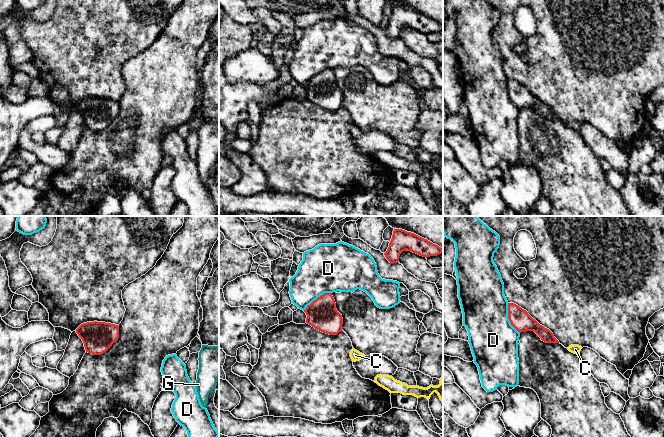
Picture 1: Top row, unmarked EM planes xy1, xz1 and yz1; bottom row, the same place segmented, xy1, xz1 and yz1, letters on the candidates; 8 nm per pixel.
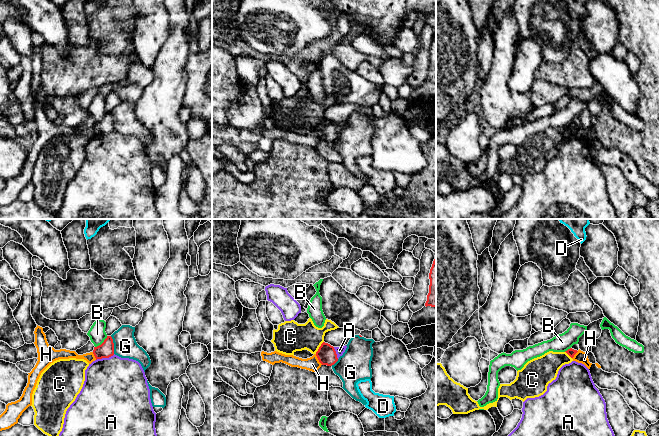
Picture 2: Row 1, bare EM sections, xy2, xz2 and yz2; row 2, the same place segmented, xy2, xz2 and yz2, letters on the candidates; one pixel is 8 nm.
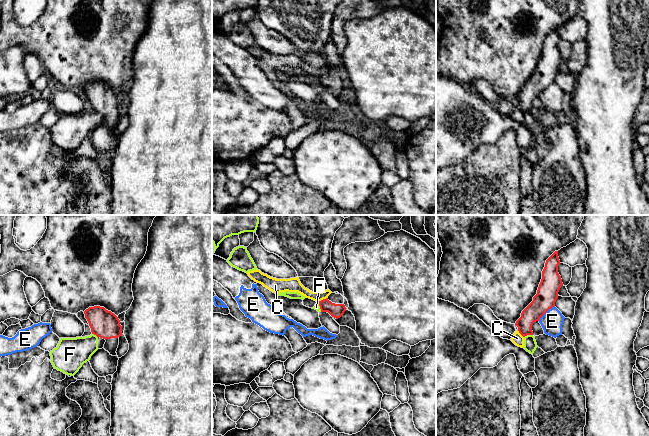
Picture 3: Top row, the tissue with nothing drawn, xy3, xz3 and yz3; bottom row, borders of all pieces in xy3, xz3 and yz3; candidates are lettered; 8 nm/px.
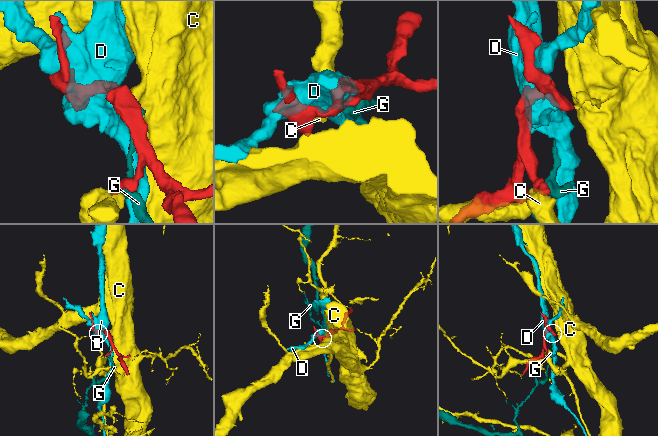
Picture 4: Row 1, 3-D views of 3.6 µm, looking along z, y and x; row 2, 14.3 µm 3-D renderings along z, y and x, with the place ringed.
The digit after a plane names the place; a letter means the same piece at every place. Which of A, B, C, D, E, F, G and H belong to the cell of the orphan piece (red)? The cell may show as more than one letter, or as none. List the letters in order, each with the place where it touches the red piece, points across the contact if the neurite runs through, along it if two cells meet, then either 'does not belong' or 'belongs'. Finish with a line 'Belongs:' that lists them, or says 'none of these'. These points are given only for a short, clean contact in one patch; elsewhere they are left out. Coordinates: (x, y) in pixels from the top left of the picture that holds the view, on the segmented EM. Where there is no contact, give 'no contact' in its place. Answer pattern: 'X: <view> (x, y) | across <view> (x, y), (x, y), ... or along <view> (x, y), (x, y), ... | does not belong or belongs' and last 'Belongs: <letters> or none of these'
A: xy2 (105, 357) | along xy2 (114, 354), (96, 360) | does not belong
B: xy2 (102, 343) | along xy2 (107, 336), (95, 347) | does not belong
C: xz2 (319, 347) | does not belong
D: yz1 (508, 318) | does not belong
E: yz3 (546, 311) | along yz3 (554, 305), (538, 320) | does not belong
F: yz3 (528, 334) | along yz3 (532, 334), (527, 334), (524, 337) | does not belong
G: xy2 (113, 345) | along xy2 (110, 336), (113, 342), (114, 353) | does not belong
H: xz2 (318, 359) | along xz2 (315, 354), (322, 364) | does not belong
Belongs: none of these

